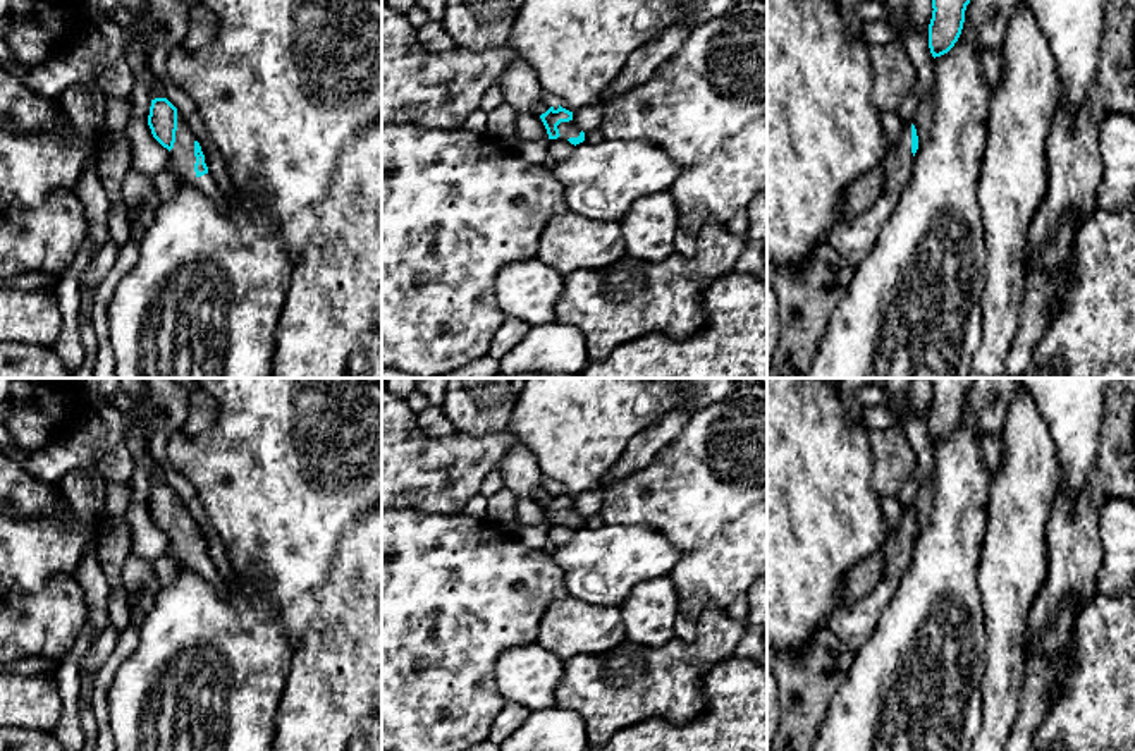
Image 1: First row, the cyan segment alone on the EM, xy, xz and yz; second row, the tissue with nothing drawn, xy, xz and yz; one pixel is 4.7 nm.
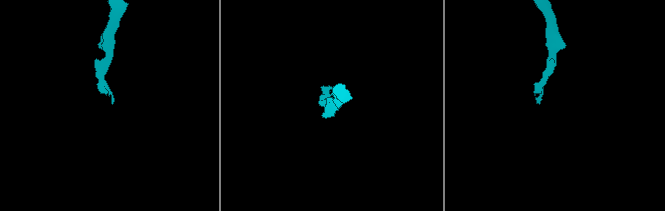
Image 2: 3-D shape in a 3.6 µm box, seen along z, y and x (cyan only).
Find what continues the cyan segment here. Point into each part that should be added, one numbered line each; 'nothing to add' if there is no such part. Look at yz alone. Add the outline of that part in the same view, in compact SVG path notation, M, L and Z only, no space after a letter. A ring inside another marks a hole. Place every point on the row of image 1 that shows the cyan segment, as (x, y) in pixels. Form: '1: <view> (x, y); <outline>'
1: yz (853, 239); M903 125L898 144L886 148L886 155L880 162L886 174L882 196L863 215L846 223L836 223L831 229L827 241L853 266L858 266L870 253L882 225L896 208L903 189L911 179L913 160L911 125Z

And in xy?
1: xy (181, 157); M177 110L177 131L174 148L169 151L170 168L179 182L179 186L187 184L199 189L203 194L210 196L215 201L222 199L222 191L213 180L212 174L205 174L201 177L194 172L194 134L189 129L187 122Z

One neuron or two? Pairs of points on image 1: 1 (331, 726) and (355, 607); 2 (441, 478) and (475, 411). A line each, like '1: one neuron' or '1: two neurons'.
1: one neuron
2: two neurons

